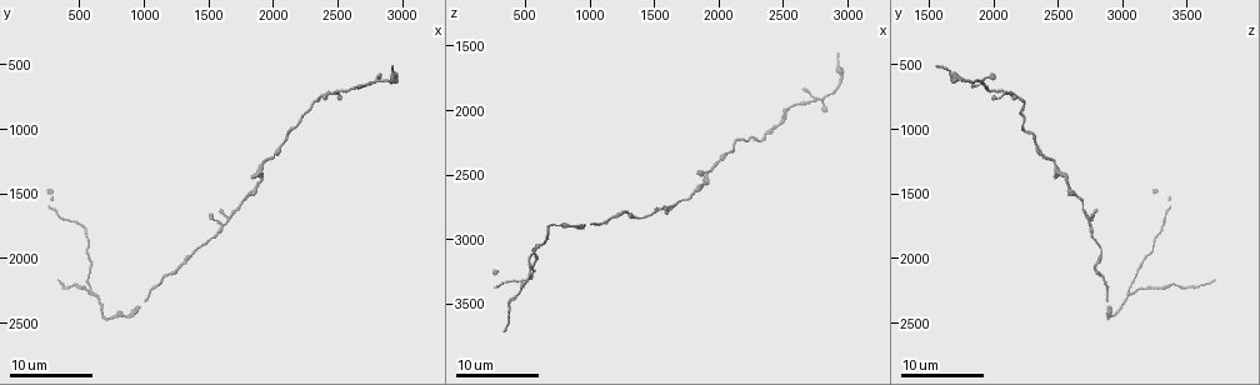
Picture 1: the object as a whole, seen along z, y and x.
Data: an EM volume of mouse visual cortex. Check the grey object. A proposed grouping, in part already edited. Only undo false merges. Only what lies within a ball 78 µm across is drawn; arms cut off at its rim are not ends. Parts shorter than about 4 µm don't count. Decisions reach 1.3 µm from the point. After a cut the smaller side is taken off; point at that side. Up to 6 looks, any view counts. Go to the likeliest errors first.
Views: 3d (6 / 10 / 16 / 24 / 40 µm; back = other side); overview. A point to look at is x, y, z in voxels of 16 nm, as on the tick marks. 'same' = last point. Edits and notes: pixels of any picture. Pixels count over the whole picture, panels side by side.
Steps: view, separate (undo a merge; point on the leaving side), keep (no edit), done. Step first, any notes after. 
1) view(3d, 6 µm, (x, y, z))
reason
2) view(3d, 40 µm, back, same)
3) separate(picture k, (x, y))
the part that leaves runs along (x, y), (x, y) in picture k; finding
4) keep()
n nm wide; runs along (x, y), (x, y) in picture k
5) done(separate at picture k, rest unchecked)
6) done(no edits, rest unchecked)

view(3d, 24 µm, (580, 2260, 3080))

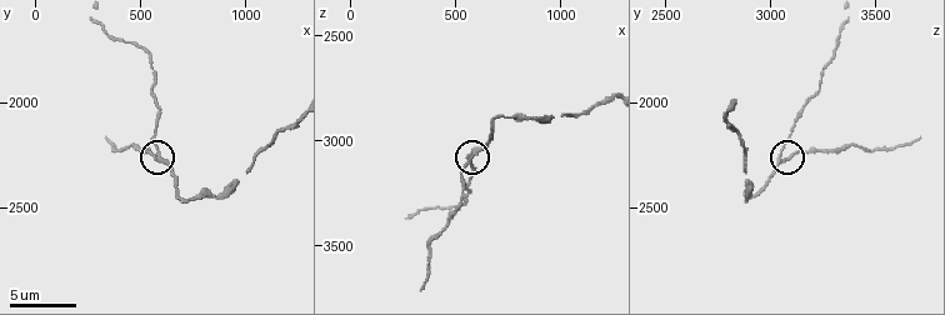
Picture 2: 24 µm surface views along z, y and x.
view(3d, 10 µm, (580, 2270, 3060))

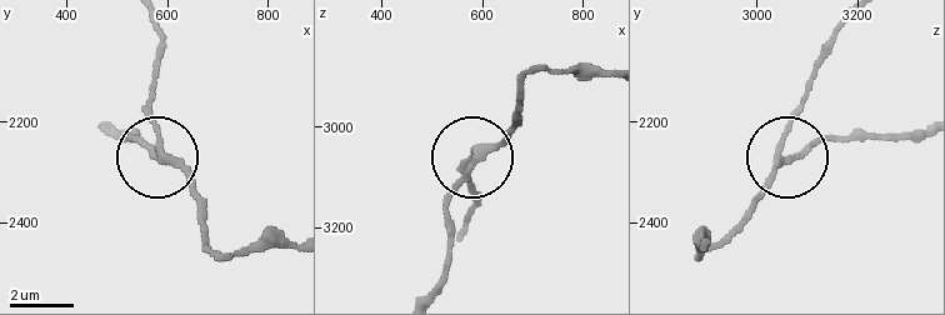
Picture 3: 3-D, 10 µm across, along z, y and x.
keep()
3 arms; runs along (608, 74), (528, 74), (516, 116), (474, 156), (446, 216) in picture 3; continuous, no second neuron

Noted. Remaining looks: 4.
view(3d, 24 µm, (2460, 720, 2100))
two arms at a narrow angle

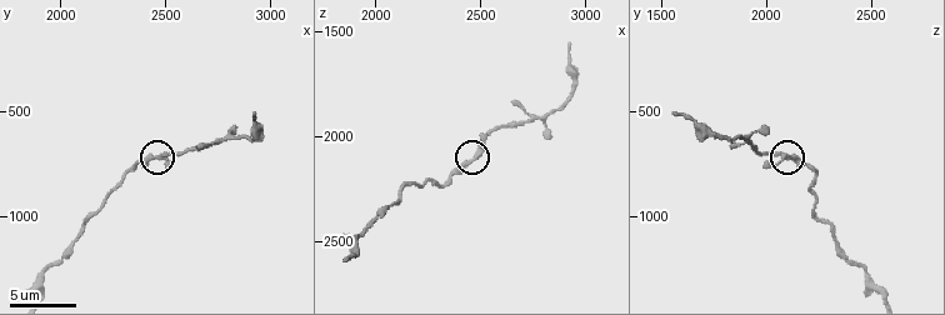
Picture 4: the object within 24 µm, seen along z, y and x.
view(3d, 10 µm, (2470, 700, 2090))

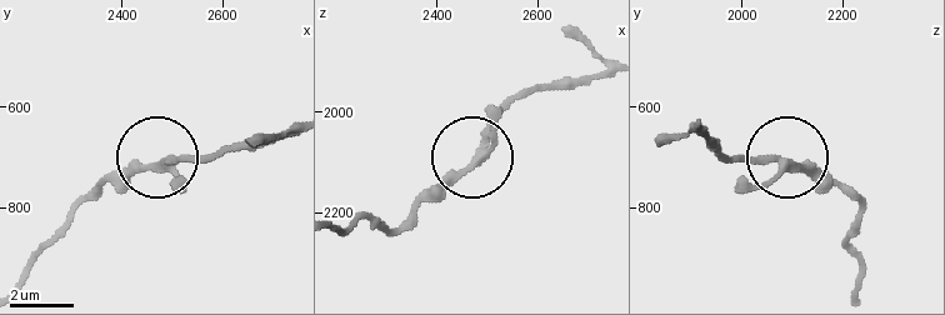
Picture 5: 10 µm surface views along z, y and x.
keep()
220 nm wide; runs along (859, 290), (854, 199), (781, 161), (719, 161) in picture 5; one neuron here

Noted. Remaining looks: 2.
view(3d, 24 µm, (1680, 1640, 2700))
two arms in line, one across

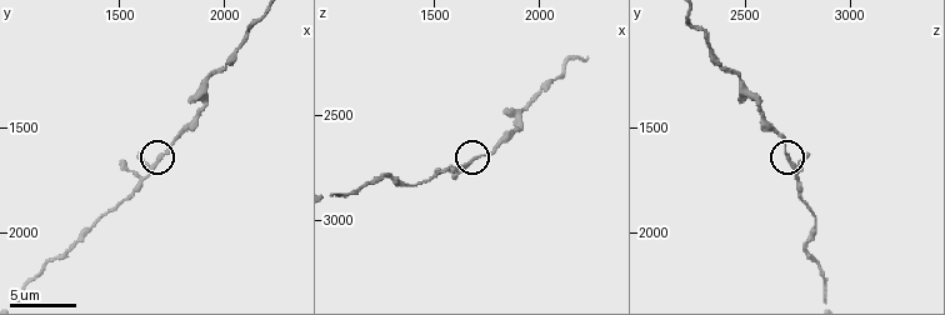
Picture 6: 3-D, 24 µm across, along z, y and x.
view(3d, 10 µm, (1680, 1650, 2710))

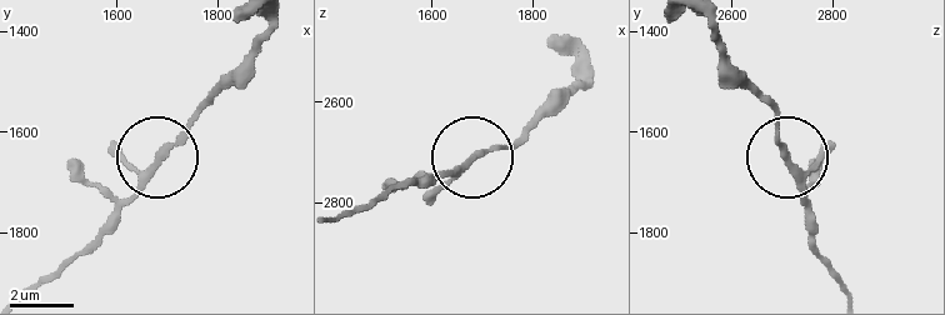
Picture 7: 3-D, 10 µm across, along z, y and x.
keep()
180 nm wide; runs along (808, 236), (808, 183), (780, 141), (770, 104) in picture 7; all the same neuron

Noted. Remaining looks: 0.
done(no edits, rest unchecked)

